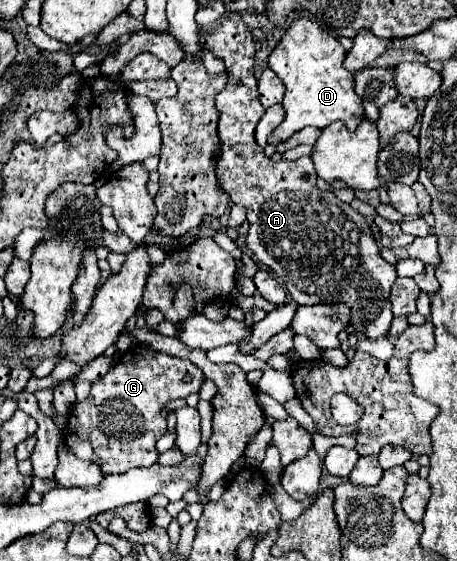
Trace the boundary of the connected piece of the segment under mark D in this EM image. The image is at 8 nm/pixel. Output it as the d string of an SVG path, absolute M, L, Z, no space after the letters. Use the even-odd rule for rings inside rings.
M300 17L290 25L290 29L268 59L268 67L286 85L286 95L282 101L286 109L286 119L280 127L276 127L276 131L272 131L268 143L284 143L308 125L324 129L334 121L342 121L348 131L354 131L362 123L362 99L354 91L354 75L342 67L344 57L346 51L340 41L330 33L322 31L316 21Z

